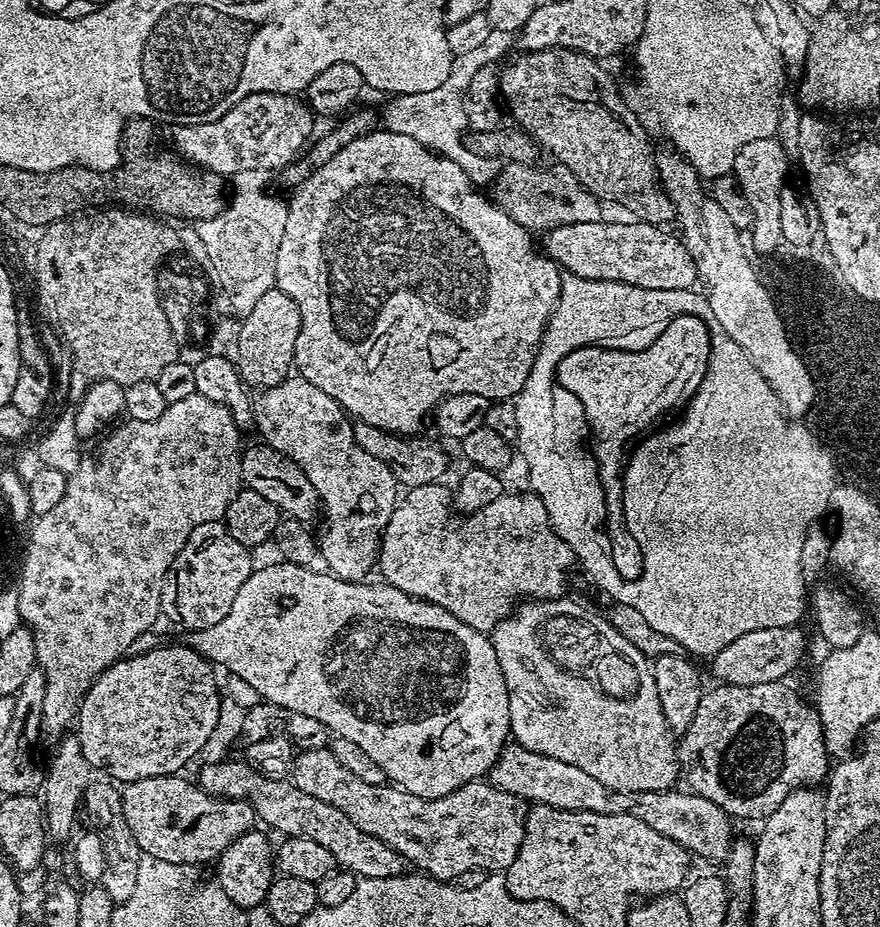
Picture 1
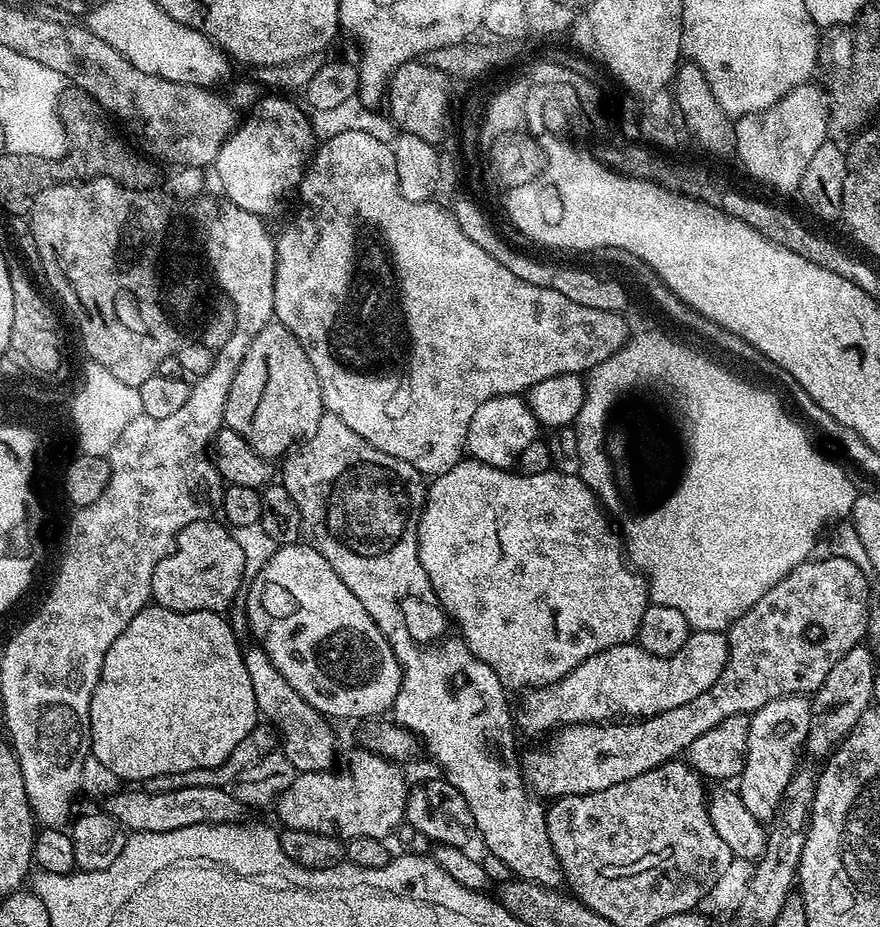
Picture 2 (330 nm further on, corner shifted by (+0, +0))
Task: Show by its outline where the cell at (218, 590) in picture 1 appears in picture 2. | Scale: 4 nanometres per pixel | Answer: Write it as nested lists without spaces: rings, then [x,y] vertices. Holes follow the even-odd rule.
[[[219,519],[195,520],[176,535],[172,551],[158,562],[152,575],[152,600],[175,612],[224,614],[233,607],[232,599],[241,595],[245,580],[242,549],[233,533]]]

